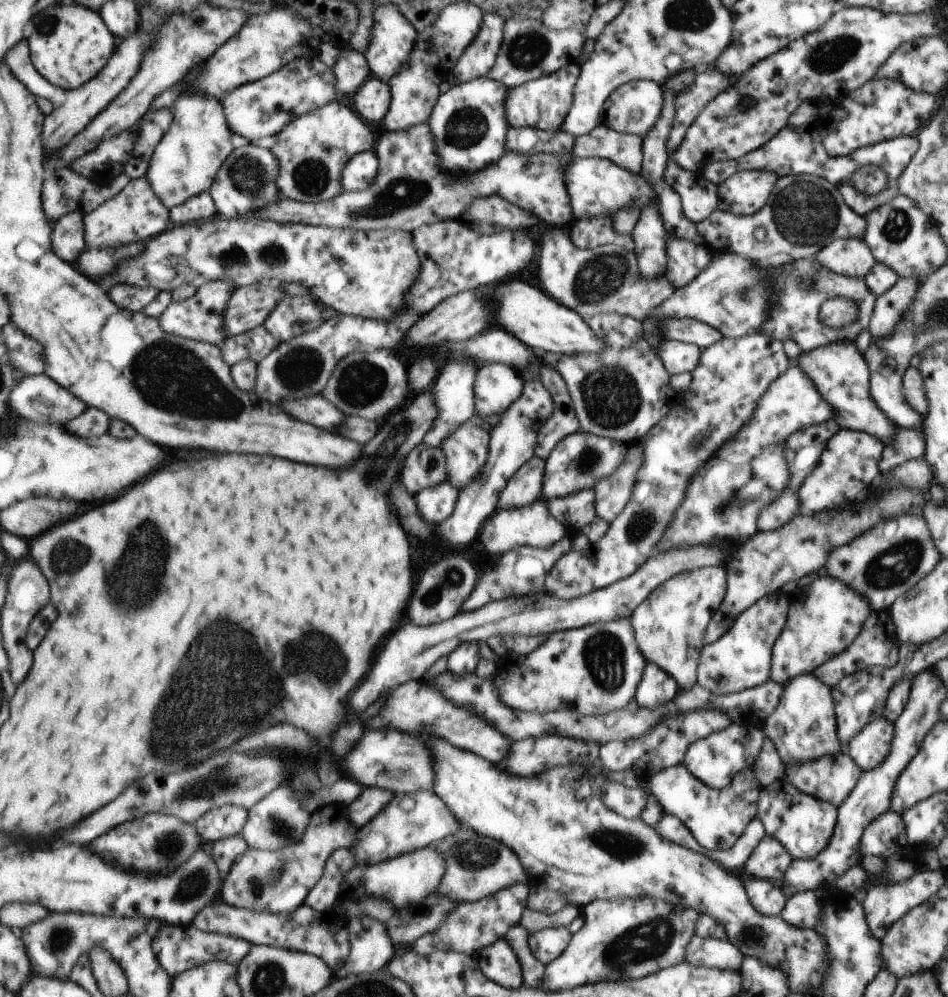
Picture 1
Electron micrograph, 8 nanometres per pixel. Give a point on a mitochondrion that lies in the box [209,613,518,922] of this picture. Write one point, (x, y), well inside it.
(473, 856)

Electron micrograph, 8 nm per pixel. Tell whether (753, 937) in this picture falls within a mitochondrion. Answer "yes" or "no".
yes

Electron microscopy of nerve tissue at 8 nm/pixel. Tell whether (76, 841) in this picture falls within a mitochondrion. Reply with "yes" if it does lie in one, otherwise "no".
no

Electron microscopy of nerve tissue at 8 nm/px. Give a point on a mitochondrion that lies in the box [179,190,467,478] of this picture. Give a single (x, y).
(231, 261)

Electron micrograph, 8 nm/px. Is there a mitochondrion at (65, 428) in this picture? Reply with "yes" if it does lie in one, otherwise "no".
no

